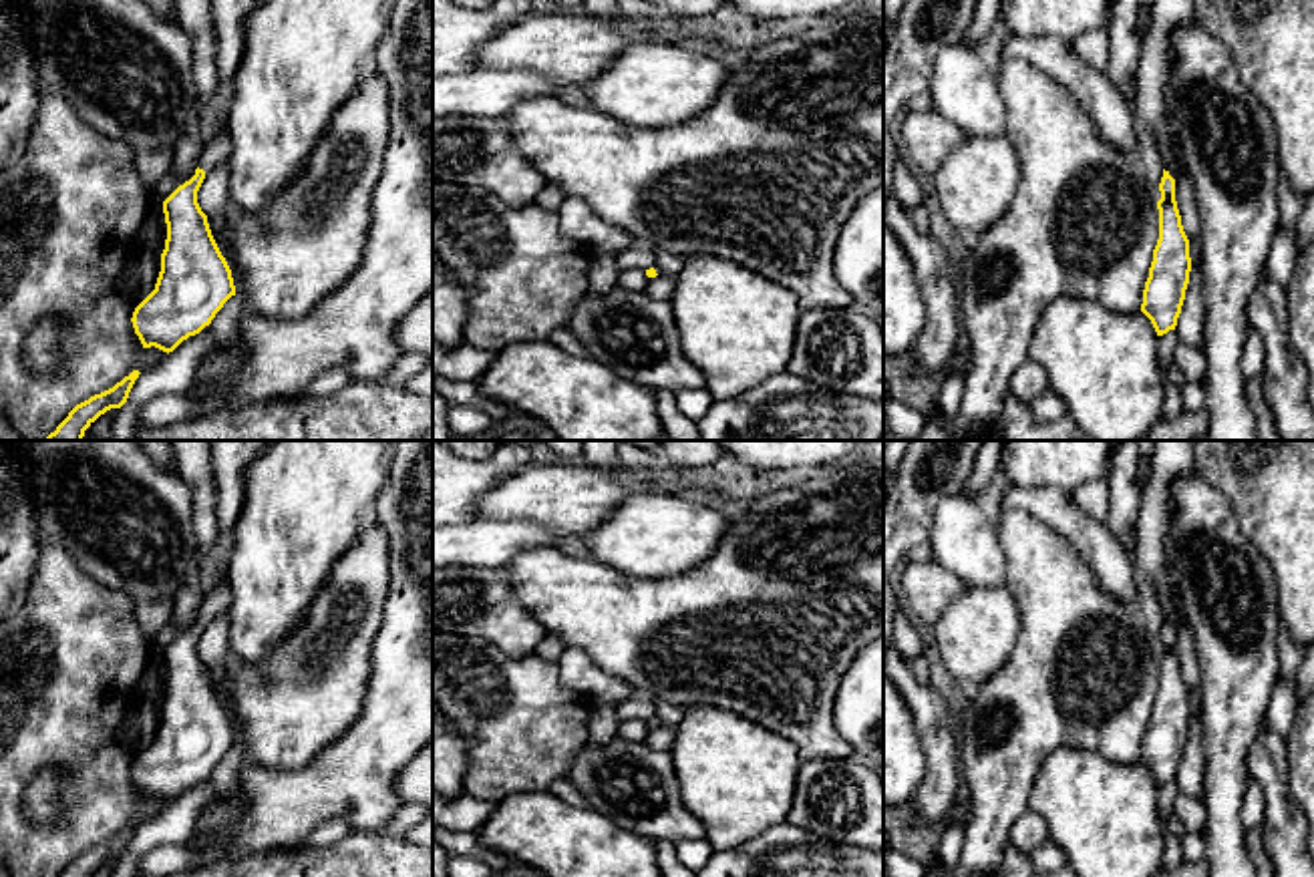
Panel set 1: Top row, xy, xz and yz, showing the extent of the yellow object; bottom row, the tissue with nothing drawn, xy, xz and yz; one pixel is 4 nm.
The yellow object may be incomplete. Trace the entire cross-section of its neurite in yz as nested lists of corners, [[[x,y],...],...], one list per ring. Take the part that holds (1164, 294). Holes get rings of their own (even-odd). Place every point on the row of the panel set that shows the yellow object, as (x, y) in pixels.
[[[1163,169],[1159,183],[1159,239],[1153,249],[1141,312],[1151,320],[1157,336],[1175,330],[1189,284],[1189,239],[1175,201],[1175,179]]]

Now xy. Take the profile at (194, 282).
[[[223,129],[201,151],[195,175],[163,201],[167,239],[161,272],[155,290],[131,318],[143,348],[173,352],[183,340],[209,326],[223,304],[235,296],[231,270],[197,203],[205,173],[225,161],[229,151],[229,129]]]

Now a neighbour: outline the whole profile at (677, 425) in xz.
[[[654,390],[664,434],[670,441],[702,441],[698,424],[690,420],[676,404],[676,394]]]

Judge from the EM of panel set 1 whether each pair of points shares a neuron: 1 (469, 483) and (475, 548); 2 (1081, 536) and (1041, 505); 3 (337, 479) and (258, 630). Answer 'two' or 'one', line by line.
1: two
2: one
3: one

